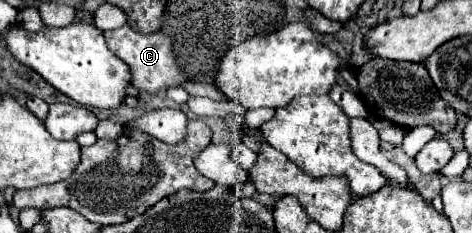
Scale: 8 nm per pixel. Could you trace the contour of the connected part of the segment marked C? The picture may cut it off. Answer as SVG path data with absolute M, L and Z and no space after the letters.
M123 24L121 28L109 30L105 32L105 40L111 52L115 52L117 56L121 56L123 62L129 64L131 68L131 84L139 94L157 94L159 90L167 90L173 86L181 86L183 82L187 82L187 76L181 72L181 68L175 62L175 54L173 54L173 40L163 32L151 32L151 34L143 34L133 30L129 24Z

